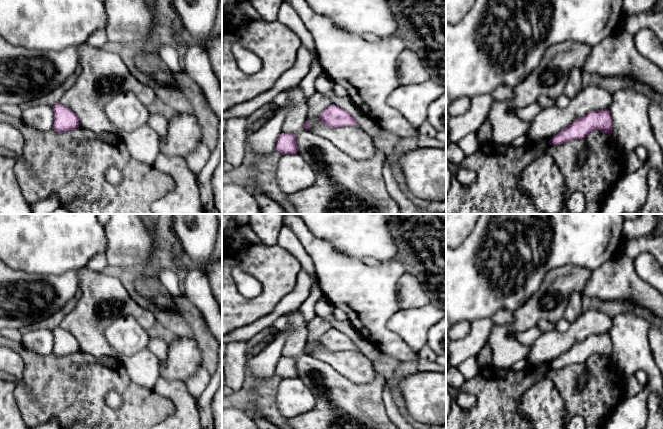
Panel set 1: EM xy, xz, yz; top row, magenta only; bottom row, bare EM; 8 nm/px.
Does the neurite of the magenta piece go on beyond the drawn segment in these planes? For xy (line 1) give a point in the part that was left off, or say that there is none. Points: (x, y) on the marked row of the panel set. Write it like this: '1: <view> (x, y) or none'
1: xy (104, 75)

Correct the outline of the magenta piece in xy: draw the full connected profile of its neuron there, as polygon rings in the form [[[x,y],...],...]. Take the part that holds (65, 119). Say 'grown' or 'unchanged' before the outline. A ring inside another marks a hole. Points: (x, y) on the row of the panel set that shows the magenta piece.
grown; [[[84,43],[78,45],[78,57],[81,72],[75,84],[62,95],[57,104],[52,106],[54,111],[52,129],[62,133],[81,127],[96,133],[116,134],[125,143],[129,154],[135,160],[152,165],[160,153],[159,135],[148,126],[128,133],[119,132],[114,124],[106,117],[104,106],[123,91],[134,93],[142,104],[148,106],[157,98],[153,89],[138,81],[116,53],[111,53],[102,48]]]

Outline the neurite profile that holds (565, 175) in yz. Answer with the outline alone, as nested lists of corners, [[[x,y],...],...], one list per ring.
[[[593,130],[584,139],[575,139],[560,145],[549,144],[546,153],[556,162],[564,178],[566,184],[564,200],[572,192],[580,191],[586,201],[586,207],[582,214],[598,214],[601,212],[606,198],[622,174],[624,152],[618,149],[614,138],[600,130]],[[585,148],[589,149],[589,154],[581,162],[579,155]]]

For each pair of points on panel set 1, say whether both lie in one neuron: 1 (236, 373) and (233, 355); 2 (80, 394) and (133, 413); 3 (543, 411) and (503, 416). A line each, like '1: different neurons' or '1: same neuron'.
1: same neuron
2: same neuron
3: different neurons

